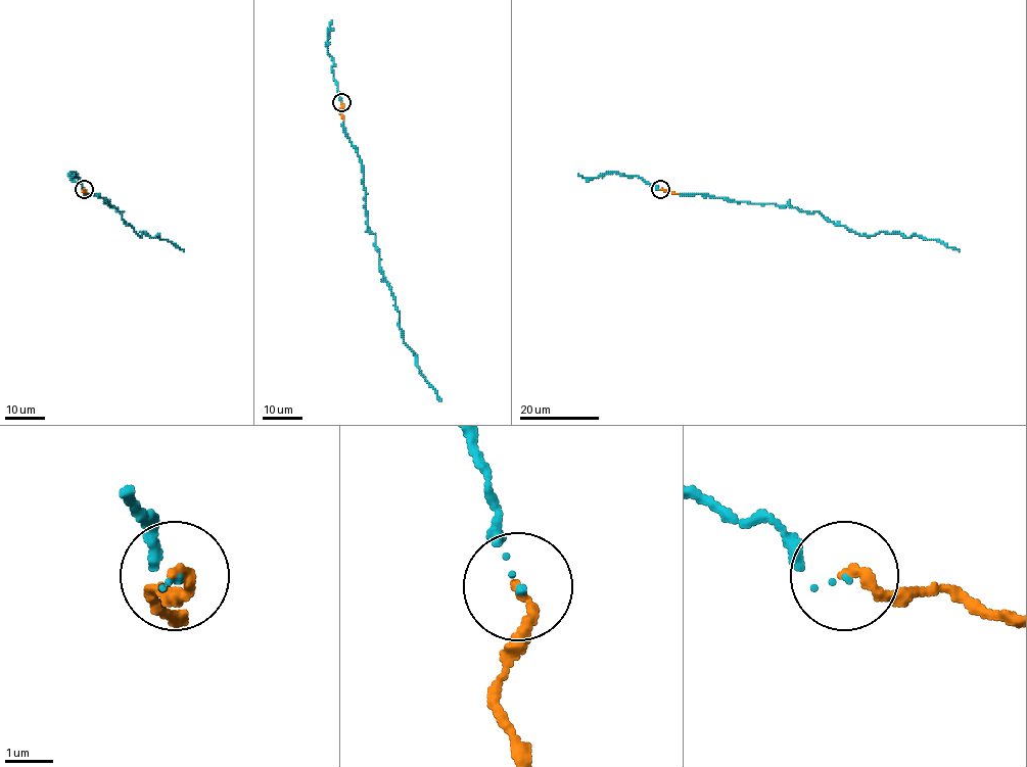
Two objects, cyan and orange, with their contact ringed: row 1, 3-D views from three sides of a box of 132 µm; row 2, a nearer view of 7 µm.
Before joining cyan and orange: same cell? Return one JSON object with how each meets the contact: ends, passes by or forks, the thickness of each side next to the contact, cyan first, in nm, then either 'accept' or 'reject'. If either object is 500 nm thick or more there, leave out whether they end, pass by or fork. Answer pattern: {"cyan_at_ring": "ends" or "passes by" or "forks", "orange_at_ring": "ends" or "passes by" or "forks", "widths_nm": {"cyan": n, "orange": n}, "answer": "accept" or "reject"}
{"cyan_at_ring": "ends", "orange_at_ring": "ends", "widths_nm": {"cyan": 40, "orange": 220}, "answer": "accept"}

